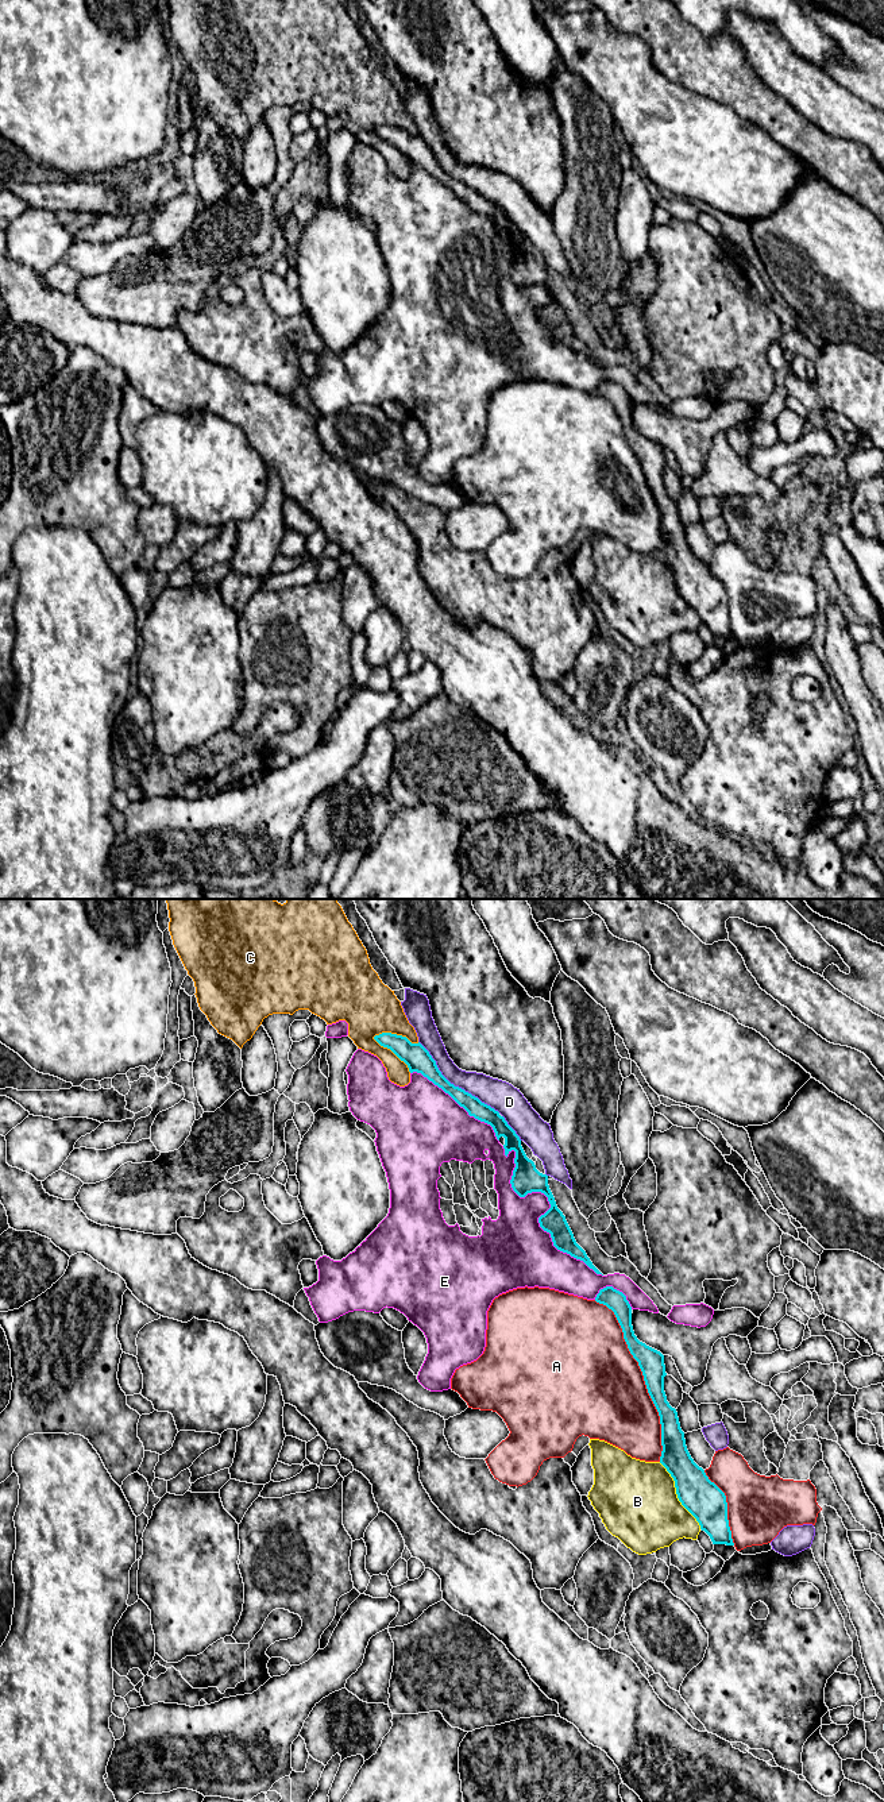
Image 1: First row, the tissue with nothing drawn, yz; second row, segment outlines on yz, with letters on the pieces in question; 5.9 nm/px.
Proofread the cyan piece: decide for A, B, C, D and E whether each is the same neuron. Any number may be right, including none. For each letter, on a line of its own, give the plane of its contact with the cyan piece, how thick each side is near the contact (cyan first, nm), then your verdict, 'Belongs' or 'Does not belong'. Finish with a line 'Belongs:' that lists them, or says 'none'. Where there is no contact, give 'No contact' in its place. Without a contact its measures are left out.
A: Touches cyan in yz. Thickness 150 nm (cyan) against 480 nm. Does not belong
B: Touches cyan in yz. Thickness 220 nm (cyan) against 480 nm. Does not belong
C: Touches cyan in yz. Thickness 150 nm (cyan) against 260 nm. Does not belong
D: Touches cyan in yz. Thickness 140 nm (cyan) against 170 nm. Does not belong
E: Touches cyan in yz. Thickness 170 nm (cyan) against 280 nm. Does not belong
Belongs: none

